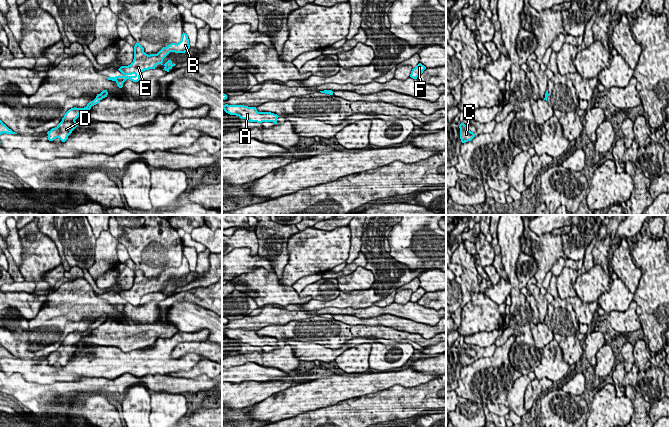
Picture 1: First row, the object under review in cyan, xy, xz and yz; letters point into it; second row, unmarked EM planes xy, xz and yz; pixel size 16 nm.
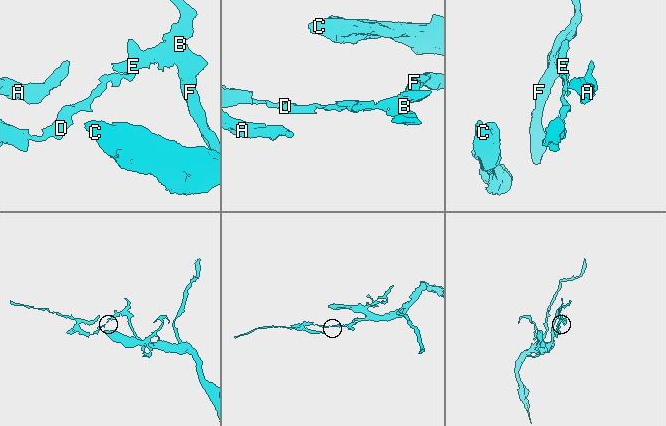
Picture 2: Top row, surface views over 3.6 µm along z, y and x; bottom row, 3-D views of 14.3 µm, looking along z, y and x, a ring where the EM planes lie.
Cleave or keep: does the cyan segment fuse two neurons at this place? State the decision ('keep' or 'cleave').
cleave

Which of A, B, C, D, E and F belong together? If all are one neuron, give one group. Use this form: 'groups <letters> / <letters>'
groups A D / B C E F

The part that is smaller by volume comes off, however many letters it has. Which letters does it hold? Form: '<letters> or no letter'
A, D

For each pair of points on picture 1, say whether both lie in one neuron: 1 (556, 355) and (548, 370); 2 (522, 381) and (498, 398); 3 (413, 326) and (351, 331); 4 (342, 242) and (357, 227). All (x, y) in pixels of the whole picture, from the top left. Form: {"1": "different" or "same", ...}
{"1": "same", "2": "different", "3": "different", "4": "different"}

